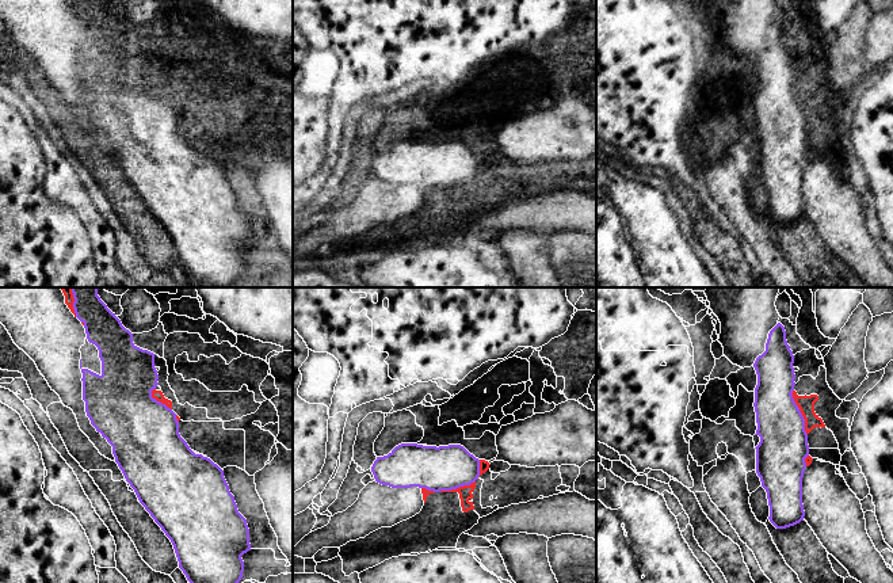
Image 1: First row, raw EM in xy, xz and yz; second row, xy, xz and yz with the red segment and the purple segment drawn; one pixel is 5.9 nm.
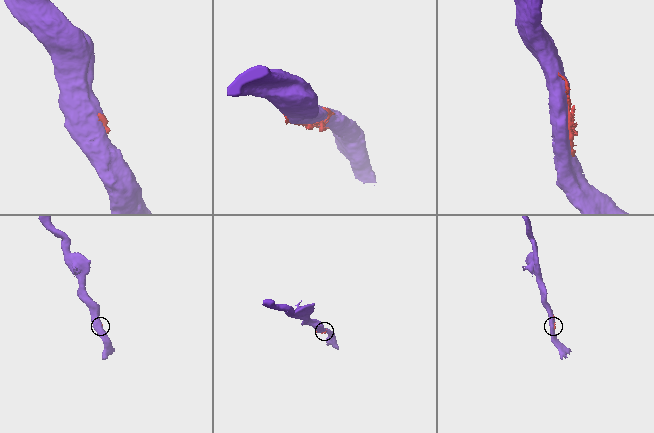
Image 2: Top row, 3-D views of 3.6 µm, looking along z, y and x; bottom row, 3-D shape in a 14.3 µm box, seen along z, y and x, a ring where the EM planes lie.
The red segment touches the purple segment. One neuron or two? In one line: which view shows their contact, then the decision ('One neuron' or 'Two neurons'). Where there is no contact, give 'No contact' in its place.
Touches red in yz. Two neurons

